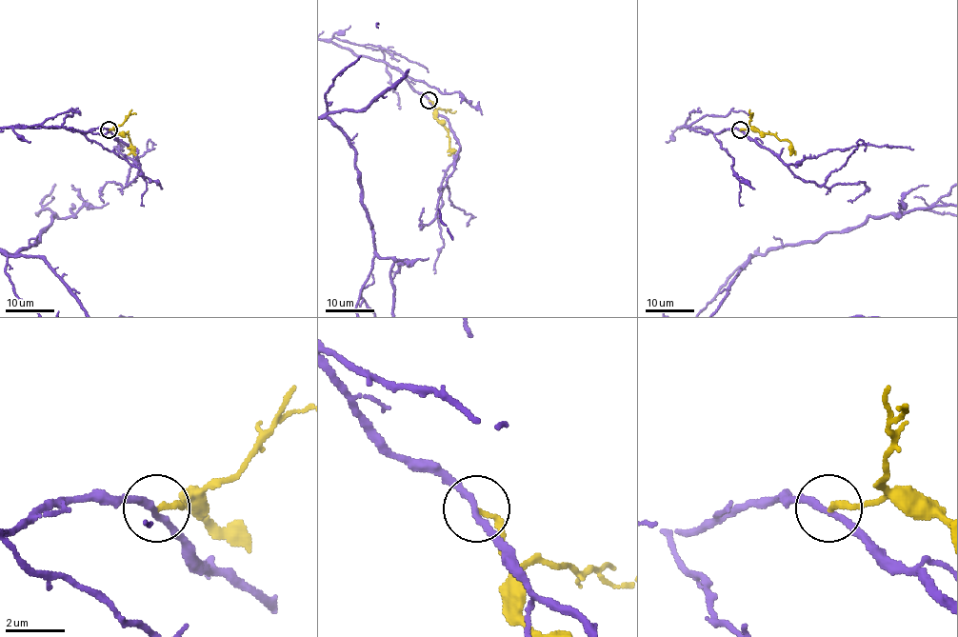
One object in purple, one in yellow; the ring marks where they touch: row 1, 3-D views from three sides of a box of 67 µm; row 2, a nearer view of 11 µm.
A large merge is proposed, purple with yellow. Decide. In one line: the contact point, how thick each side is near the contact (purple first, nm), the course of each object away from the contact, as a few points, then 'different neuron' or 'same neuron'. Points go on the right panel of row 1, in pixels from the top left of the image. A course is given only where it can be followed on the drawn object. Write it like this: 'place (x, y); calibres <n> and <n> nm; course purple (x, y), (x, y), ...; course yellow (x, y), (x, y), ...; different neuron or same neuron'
place (740, 129); calibres 220 and 170 nm; course yellow (740, 129), (756, 129), (762, 133), (774, 134), (780, 140), (788, 140), (795, 155); different neuron

